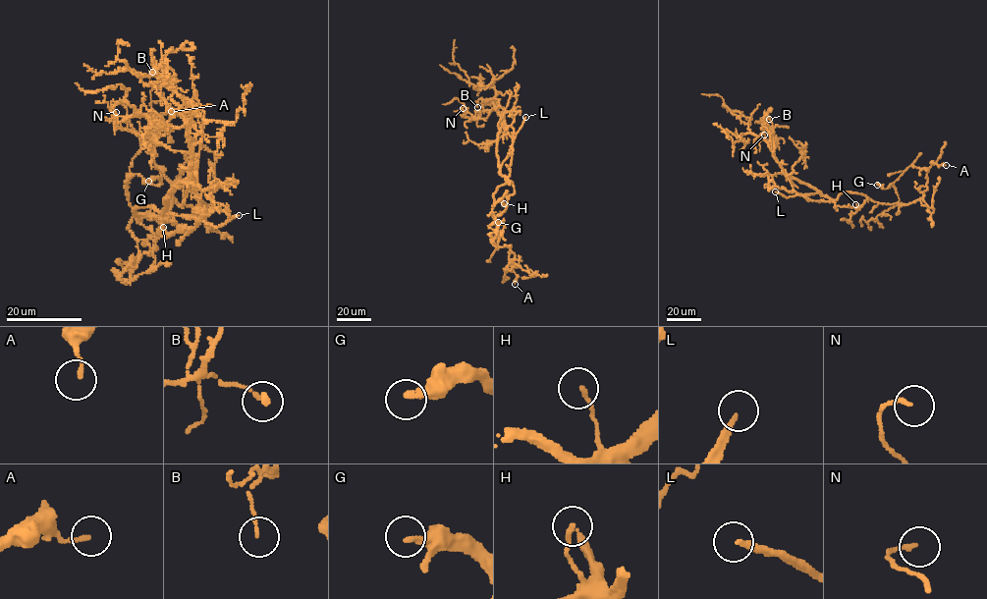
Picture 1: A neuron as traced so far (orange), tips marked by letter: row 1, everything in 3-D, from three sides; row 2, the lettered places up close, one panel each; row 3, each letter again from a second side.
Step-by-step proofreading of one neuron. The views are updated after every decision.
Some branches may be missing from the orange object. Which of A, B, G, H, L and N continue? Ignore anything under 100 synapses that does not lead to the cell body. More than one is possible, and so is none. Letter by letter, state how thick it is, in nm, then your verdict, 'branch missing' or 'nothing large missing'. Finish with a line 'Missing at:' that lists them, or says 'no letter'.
A: calibre 150 nm; nothing large missing
B: calibre 100 nm; nothing large missing
G: calibre 220 nm; nothing large missing
H: calibre 140 nm; nothing large missing
L: calibre 200 nm; branch missing
N: calibre 140 nm; nothing large missing
Missing at: L

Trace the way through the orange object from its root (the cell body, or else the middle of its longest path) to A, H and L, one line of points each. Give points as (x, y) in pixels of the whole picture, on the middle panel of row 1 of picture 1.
A: (500, 171), (506, 183), (491, 214), (498, 245), (514, 254), (516, 266), (504, 269), (515, 284)
H: (500, 171), (506, 182), (493, 194), (494, 216), (504, 211), (504, 203)
L: (500, 171), (525, 117)

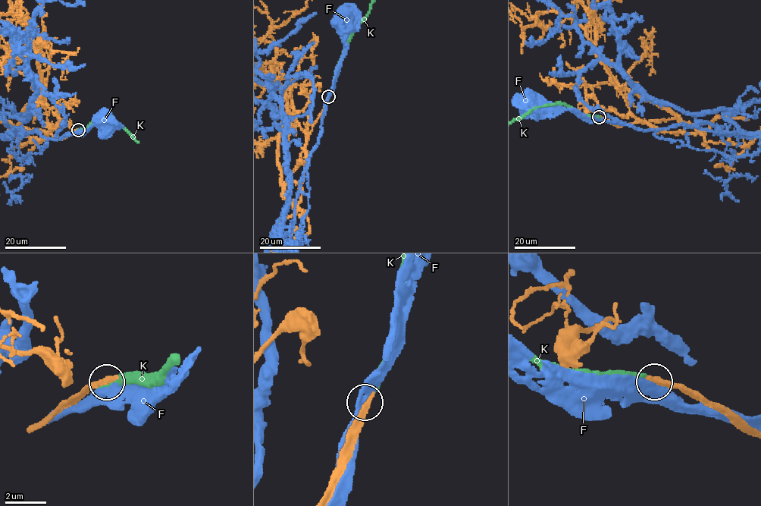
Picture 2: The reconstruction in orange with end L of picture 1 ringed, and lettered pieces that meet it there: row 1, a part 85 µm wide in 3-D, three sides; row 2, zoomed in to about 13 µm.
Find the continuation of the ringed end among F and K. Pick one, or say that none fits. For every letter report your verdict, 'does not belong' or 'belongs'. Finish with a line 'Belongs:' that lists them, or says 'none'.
F: does not belong
K: belongs
Belongs: K

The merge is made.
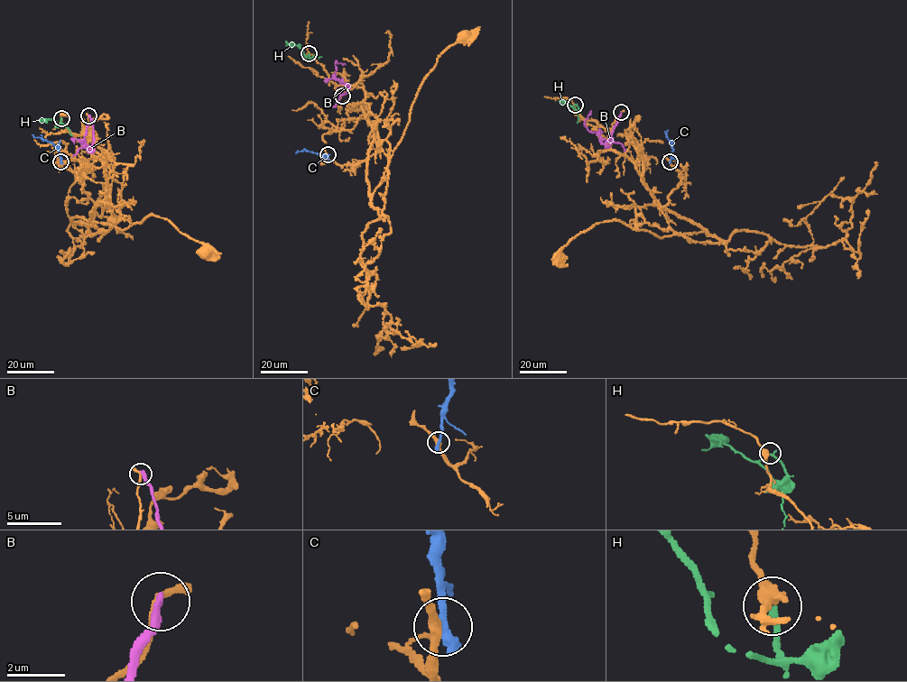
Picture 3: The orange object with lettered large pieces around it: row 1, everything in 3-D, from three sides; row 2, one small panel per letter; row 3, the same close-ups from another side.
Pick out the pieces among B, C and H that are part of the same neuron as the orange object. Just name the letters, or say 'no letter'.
no letter

